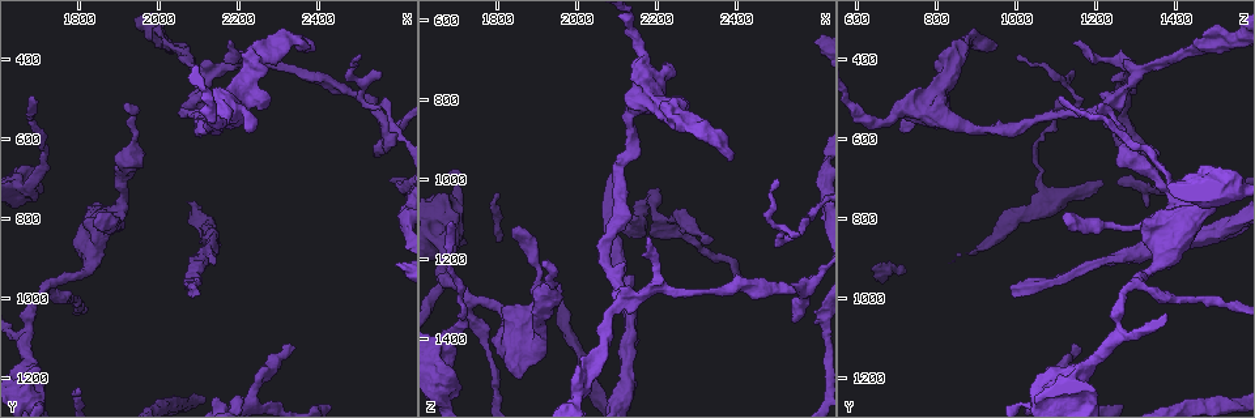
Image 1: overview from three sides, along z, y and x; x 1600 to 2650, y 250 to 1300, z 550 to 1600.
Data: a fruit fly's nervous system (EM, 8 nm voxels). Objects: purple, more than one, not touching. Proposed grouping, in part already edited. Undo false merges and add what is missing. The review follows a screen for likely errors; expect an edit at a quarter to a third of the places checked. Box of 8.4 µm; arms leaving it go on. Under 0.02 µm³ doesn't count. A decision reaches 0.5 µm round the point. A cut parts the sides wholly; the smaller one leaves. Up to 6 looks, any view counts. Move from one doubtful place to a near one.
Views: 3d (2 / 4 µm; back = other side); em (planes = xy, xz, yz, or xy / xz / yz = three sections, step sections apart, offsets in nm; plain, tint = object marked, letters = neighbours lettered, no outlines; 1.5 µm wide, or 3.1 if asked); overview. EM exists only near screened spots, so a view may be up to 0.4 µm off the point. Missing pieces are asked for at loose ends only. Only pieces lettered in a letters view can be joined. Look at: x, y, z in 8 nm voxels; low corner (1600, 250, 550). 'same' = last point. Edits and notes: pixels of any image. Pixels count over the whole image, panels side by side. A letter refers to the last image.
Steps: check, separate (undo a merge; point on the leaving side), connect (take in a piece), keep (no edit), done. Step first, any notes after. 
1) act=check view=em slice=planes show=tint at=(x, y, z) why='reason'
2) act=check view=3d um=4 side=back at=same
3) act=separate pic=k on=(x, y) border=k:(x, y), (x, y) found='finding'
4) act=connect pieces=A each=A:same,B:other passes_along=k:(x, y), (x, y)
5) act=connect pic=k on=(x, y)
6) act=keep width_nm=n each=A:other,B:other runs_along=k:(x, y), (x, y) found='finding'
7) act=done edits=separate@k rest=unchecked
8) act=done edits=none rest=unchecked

act=check view=3d um=2 at=(2105, 450, 1295) why='three-way junction'

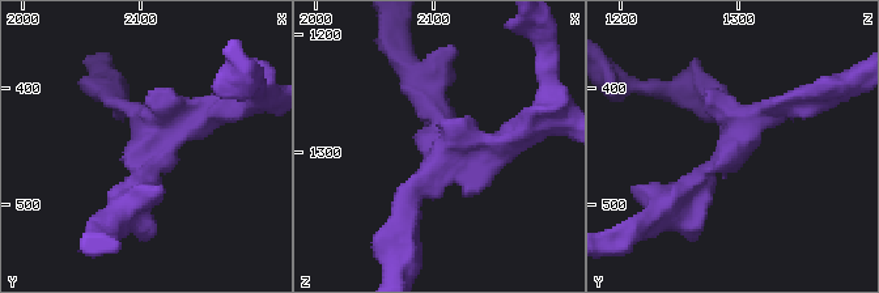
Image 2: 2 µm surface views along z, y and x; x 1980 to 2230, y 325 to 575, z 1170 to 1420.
act=check view=em slice=planes show=letters at=(2116, 446, 1296)

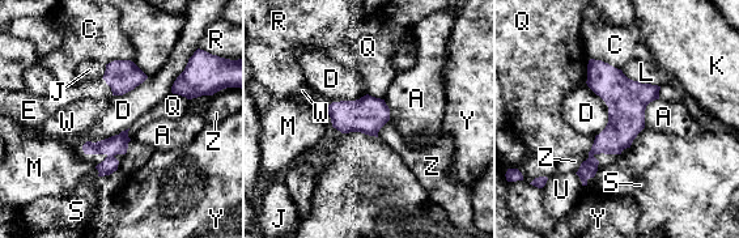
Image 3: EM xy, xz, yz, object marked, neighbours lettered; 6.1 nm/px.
act=keep each=A:other,C:other,D:other,E:other,J:other,K:other,L:other,M:other,Q:other,R:other,S:other,U:other,W:other,Y:other,Z:other found='continuous, no second cell'

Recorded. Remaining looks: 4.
act=check view=3d um=2 at=(1845, 795, 1140)

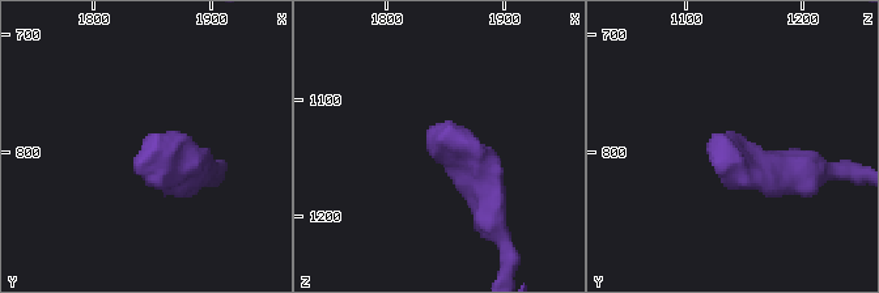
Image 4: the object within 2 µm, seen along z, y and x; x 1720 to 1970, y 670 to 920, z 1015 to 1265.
act=check view=em slice=yz step=4 show=letters at=(1844, 786, 1136)

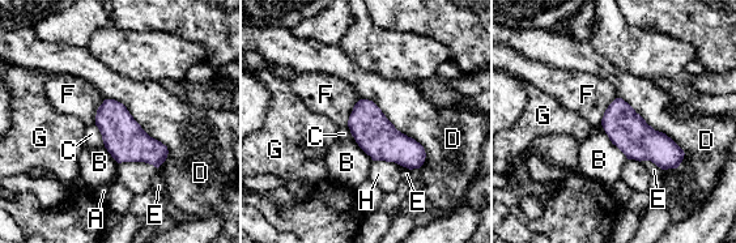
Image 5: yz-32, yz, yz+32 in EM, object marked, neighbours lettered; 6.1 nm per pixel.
act=check view=em slice=planes show=letters at=same

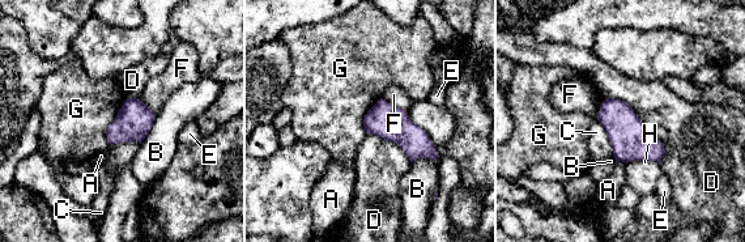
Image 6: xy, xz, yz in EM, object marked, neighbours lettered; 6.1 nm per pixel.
act=keep width_nm=220 each=A:other,B:other,C:other,D:other,E:other,F:other,G:other,H:other border=6:(605, 97), (663, 144), (659, 161) found='no lettered piece goes on from it'

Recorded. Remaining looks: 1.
act=done edits=none rest=unchecked

